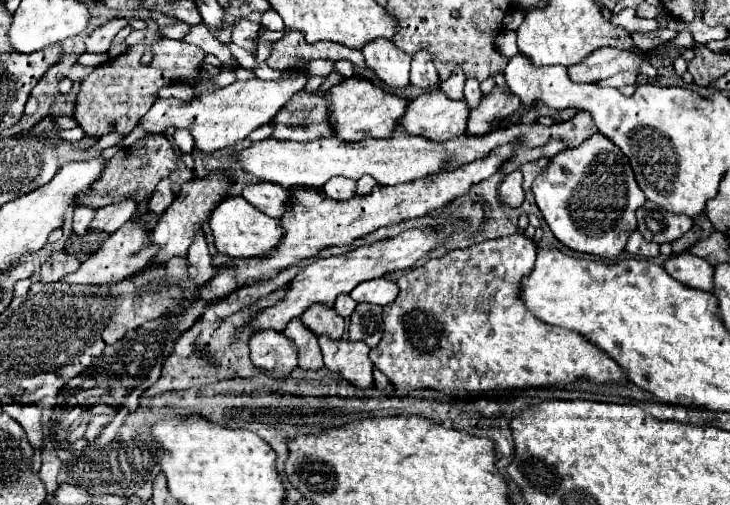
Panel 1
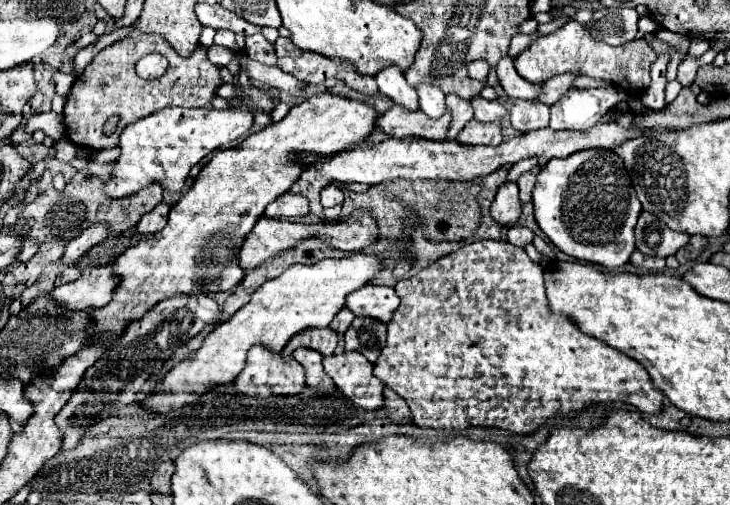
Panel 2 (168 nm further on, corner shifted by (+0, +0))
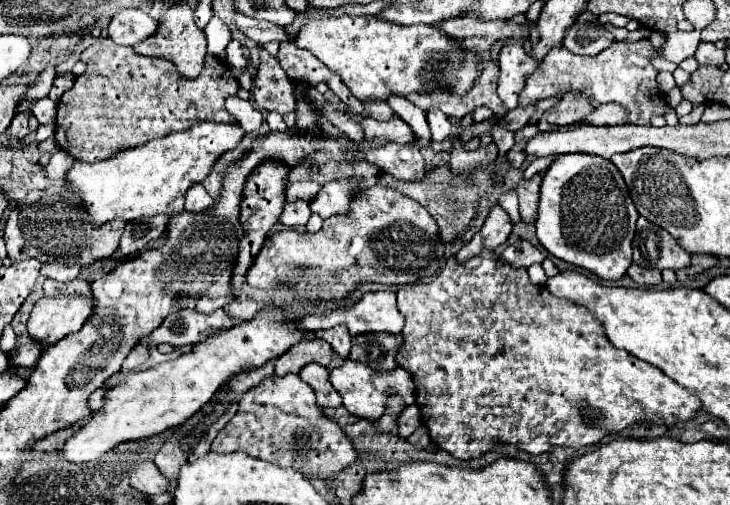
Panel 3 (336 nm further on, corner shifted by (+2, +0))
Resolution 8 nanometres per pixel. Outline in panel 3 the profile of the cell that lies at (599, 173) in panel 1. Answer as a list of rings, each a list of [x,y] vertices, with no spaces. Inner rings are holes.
[[[588,153],[560,155],[540,187],[536,237],[554,257],[584,267],[600,279],[616,281],[632,265],[632,239],[638,211],[628,195],[626,183],[610,159]]]

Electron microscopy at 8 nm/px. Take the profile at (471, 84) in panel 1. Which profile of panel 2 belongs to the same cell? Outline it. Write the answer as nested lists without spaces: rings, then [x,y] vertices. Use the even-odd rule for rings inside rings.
[[[474,95],[470,99],[472,107],[474,107],[474,119],[476,121],[482,121],[482,123],[490,123],[490,121],[496,121],[496,119],[502,119],[506,115],[504,107],[498,103],[498,101],[488,101],[480,95]]]

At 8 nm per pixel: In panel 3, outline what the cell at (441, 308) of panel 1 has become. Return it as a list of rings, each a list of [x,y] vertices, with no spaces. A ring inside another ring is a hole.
[[[482,251],[480,255],[466,261],[464,265],[460,265],[454,257],[450,257],[446,263],[446,269],[438,277],[434,277],[434,281],[402,285],[398,291],[398,309],[406,317],[406,325],[402,331],[404,343],[396,355],[396,361],[412,375],[412,379],[416,383],[416,405],[422,413],[422,421],[428,427],[428,433],[430,433],[430,439],[434,445],[438,445],[442,451],[448,451],[450,455],[454,455],[456,459],[462,459],[462,461],[482,457],[484,453],[494,451],[494,447],[500,443],[516,445],[518,449],[522,449],[530,455],[542,455],[554,445],[572,447],[572,449],[590,447],[590,445],[596,445],[598,441],[602,441],[606,435],[618,435],[626,427],[634,427],[638,423],[676,425],[676,423],[686,423],[700,413],[702,403],[700,403],[698,395],[680,387],[676,381],[666,377],[658,367],[648,365],[646,361],[640,361],[638,357],[632,357],[630,353],[626,353],[622,349],[616,349],[606,339],[606,335],[600,333],[600,321],[590,311],[584,311],[582,305],[568,303],[566,299],[558,299],[558,297],[550,295],[550,291],[546,291],[546,287],[532,285],[526,269],[512,269],[510,265],[500,265],[498,261],[500,261],[500,255],[496,255],[494,251]]]

